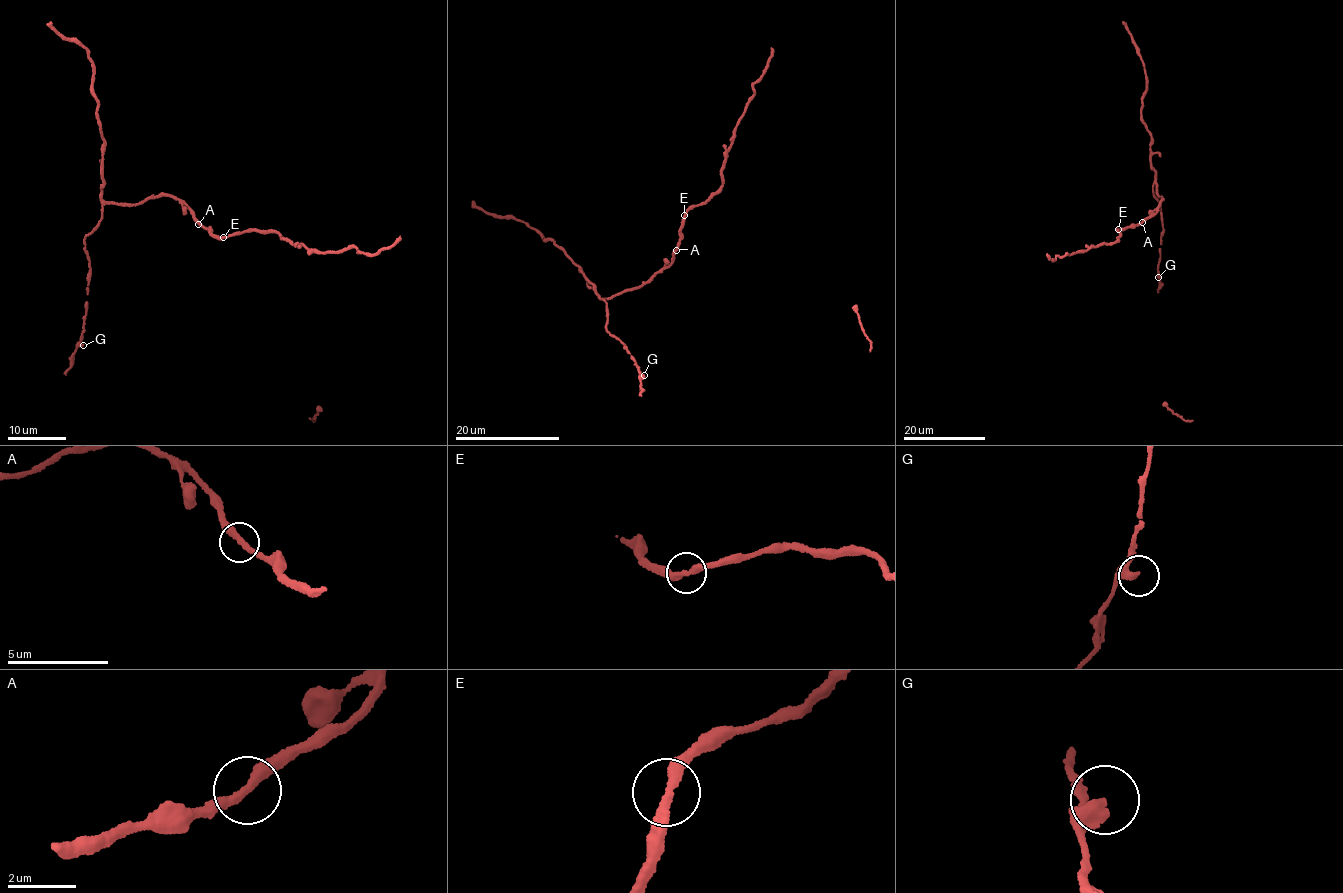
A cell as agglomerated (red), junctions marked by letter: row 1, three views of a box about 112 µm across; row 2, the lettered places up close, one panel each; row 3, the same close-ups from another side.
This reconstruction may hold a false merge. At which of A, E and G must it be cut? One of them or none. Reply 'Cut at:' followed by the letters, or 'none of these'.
Cut at: none of these

